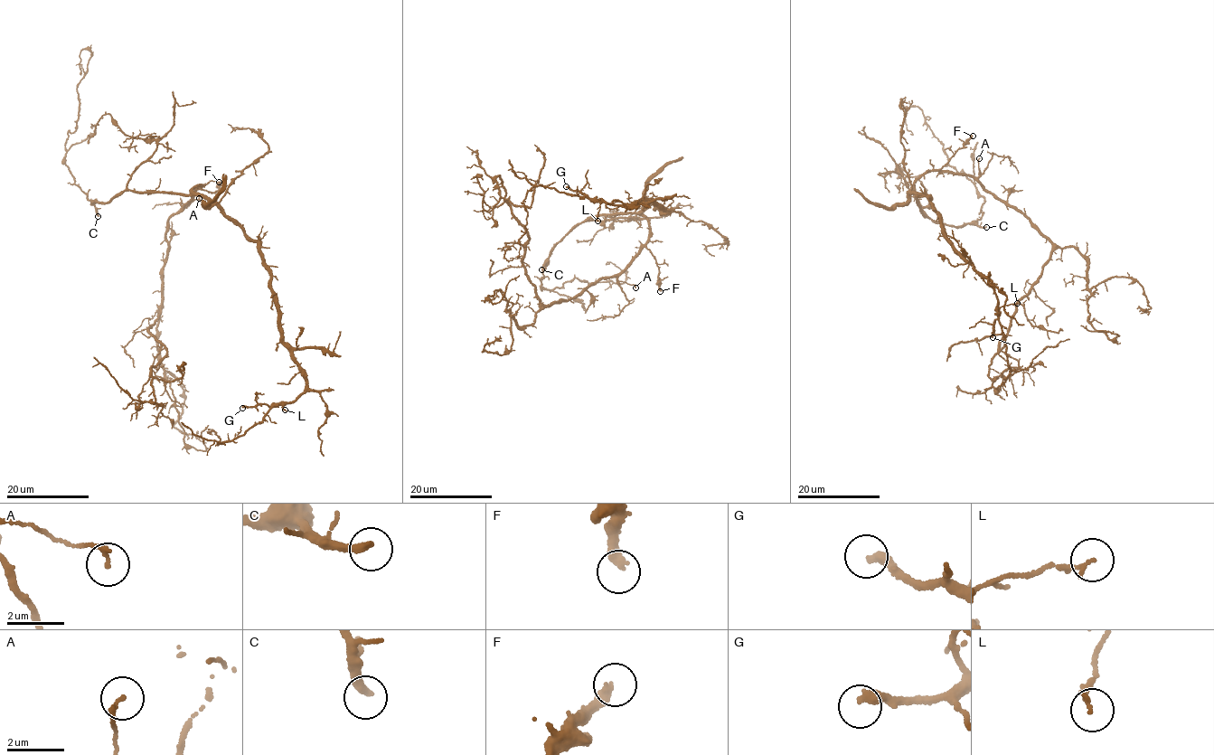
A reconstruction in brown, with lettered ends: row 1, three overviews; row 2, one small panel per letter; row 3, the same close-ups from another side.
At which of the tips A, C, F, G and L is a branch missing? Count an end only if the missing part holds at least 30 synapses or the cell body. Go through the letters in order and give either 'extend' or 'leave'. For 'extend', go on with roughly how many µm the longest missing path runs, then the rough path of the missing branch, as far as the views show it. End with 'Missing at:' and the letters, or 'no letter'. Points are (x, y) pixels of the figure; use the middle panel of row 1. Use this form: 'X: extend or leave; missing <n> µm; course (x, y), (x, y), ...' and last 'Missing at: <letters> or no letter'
A: leave
C: extend; missing 70 µm; course (541, 269), (541, 275), (481, 310), (441, 292), (427, 298), (409, 316)
F: leave
G: extend; missing 50 µm; course (566, 186), (540, 169), (532, 156), (518, 144), (496, 135), (461, 133), (452, 138), (452, 158), (465, 176)
L: leave
Missing at: C, G

